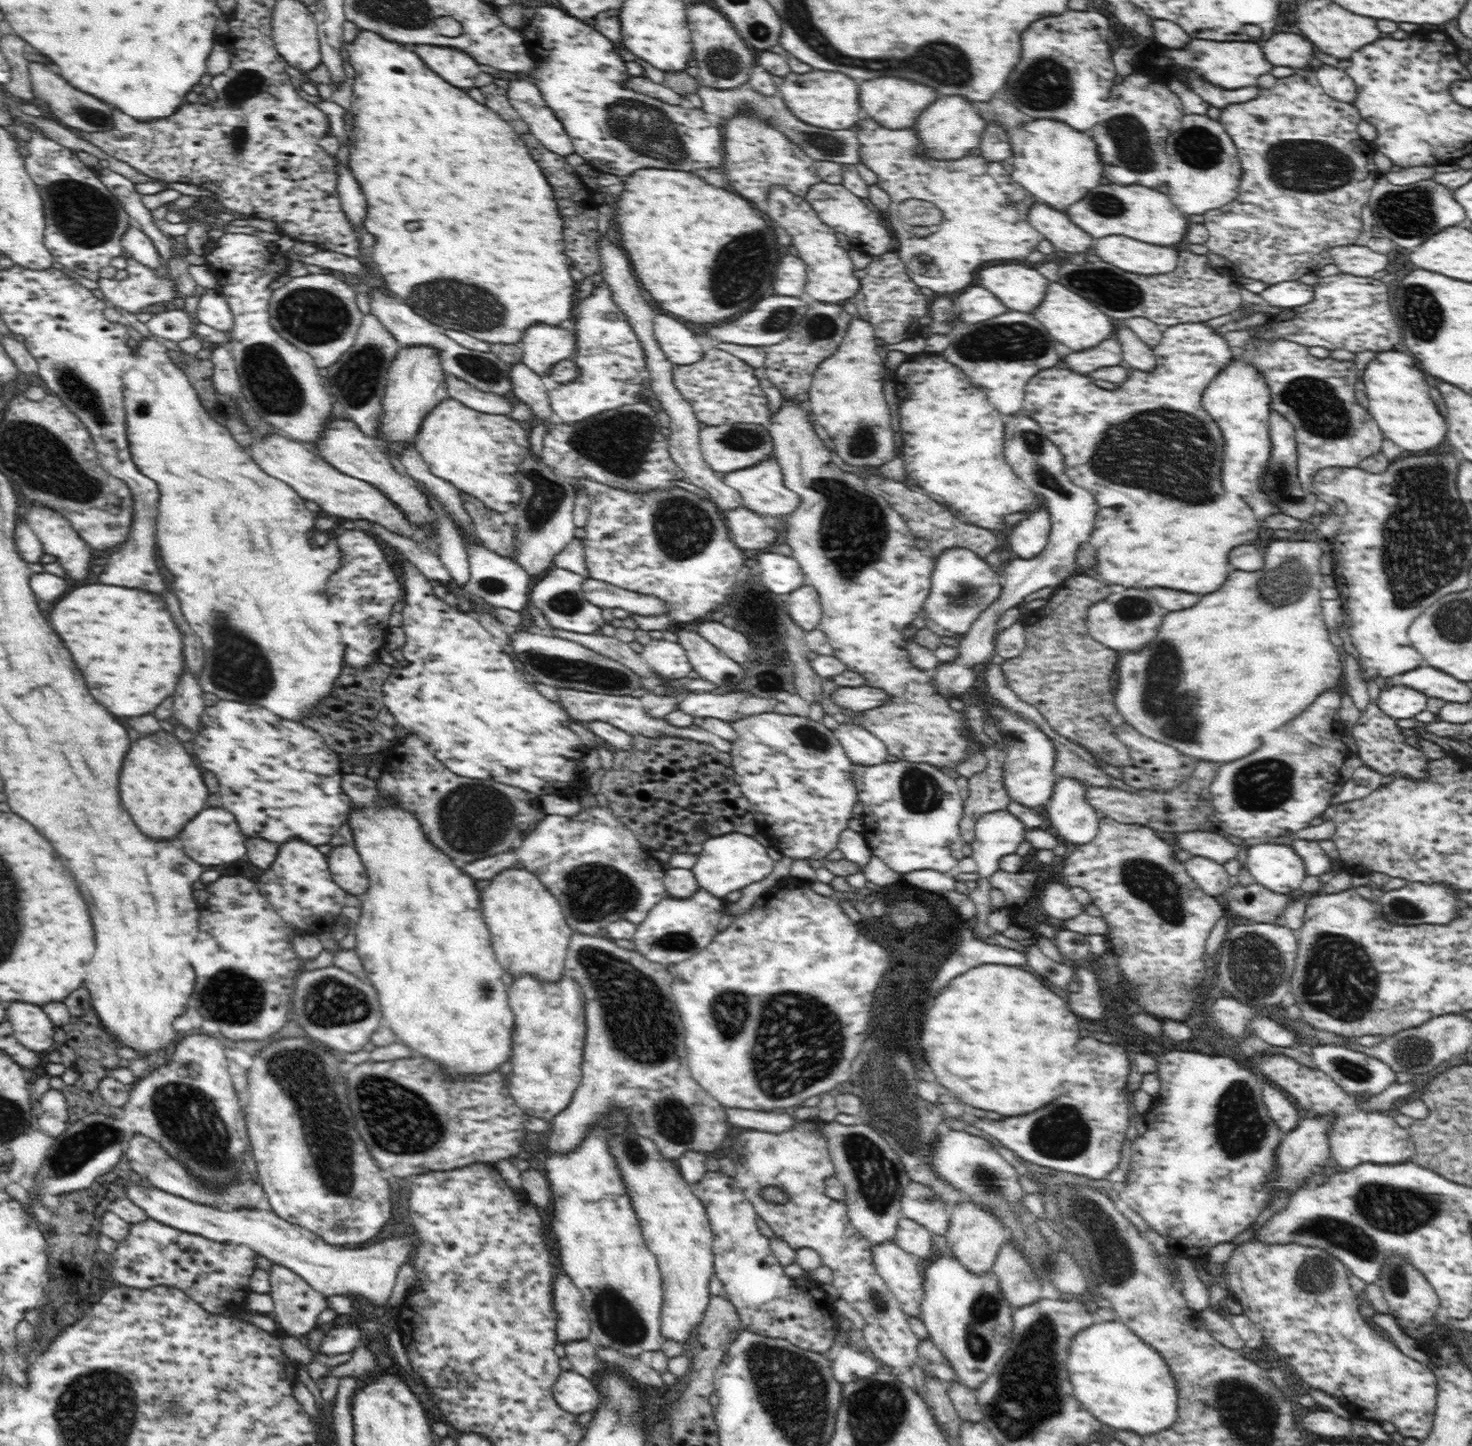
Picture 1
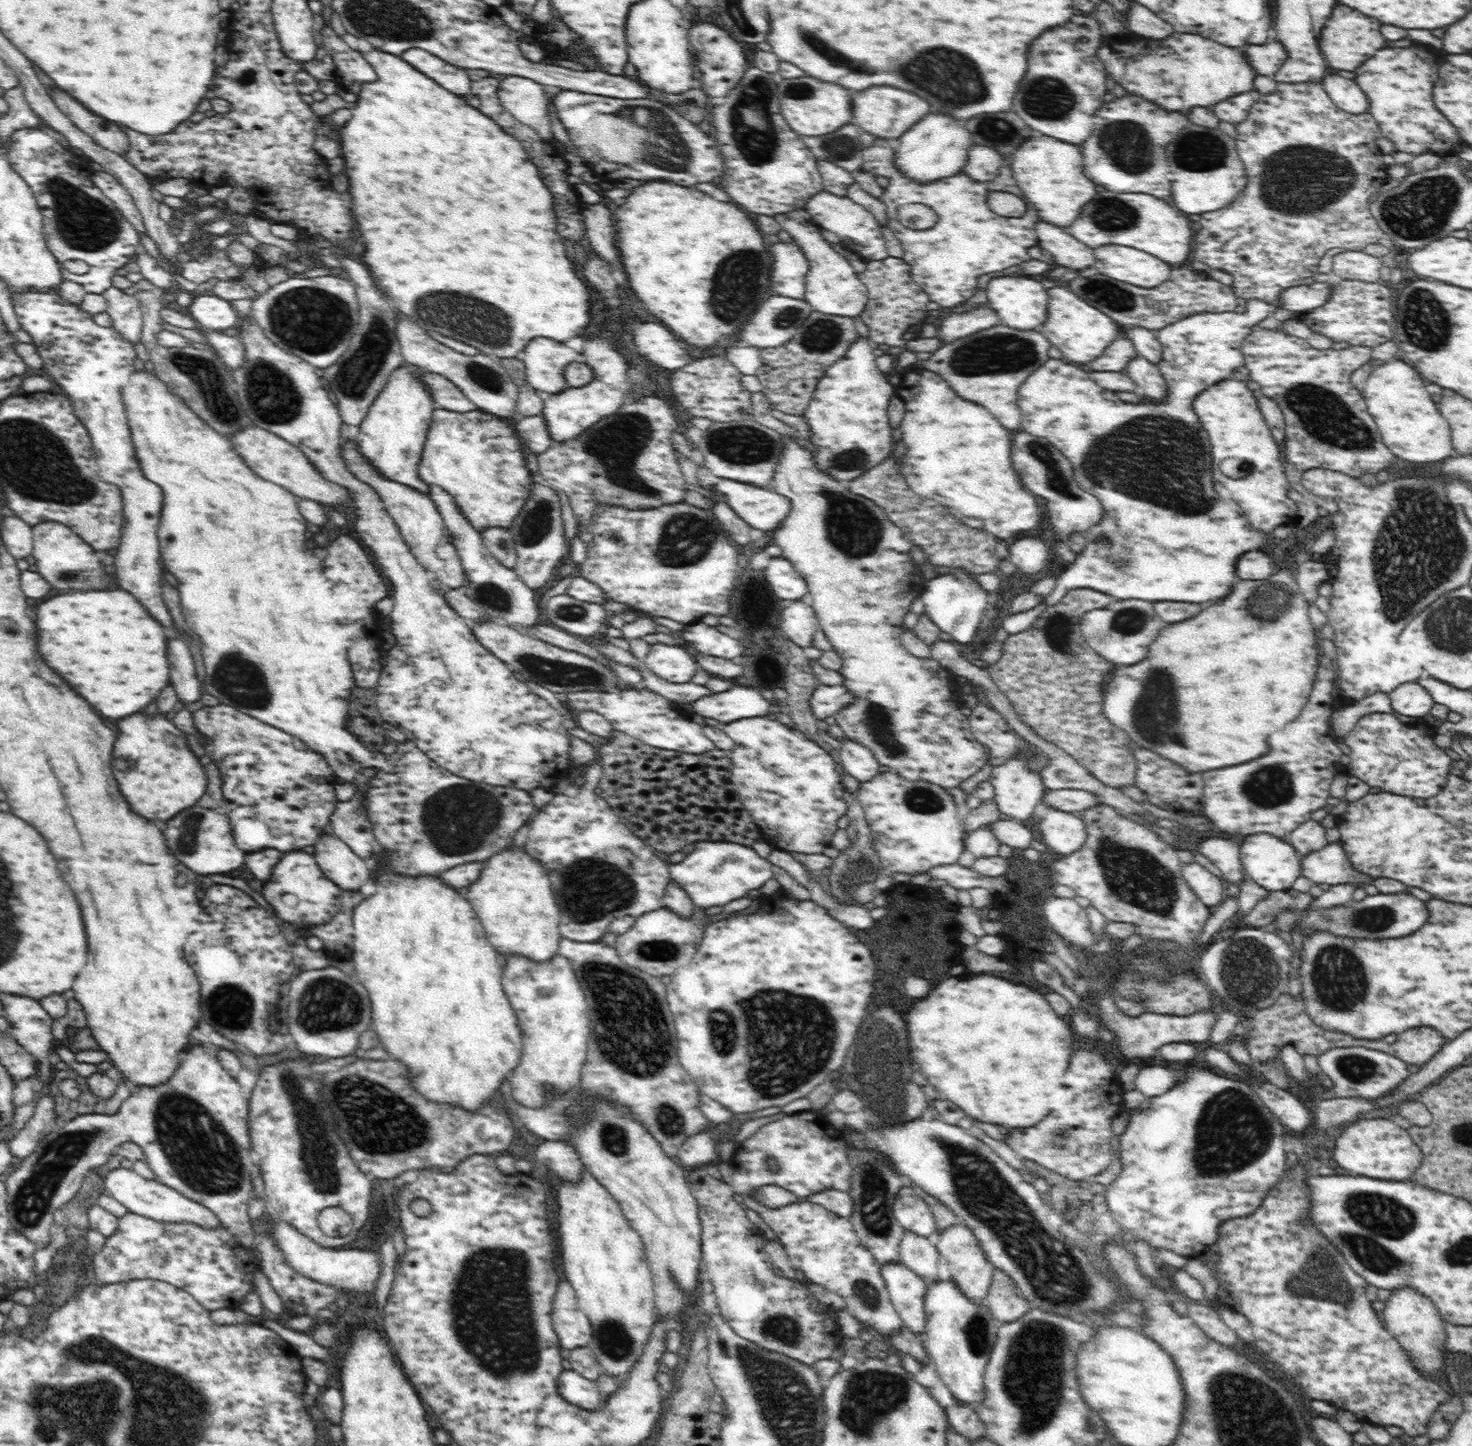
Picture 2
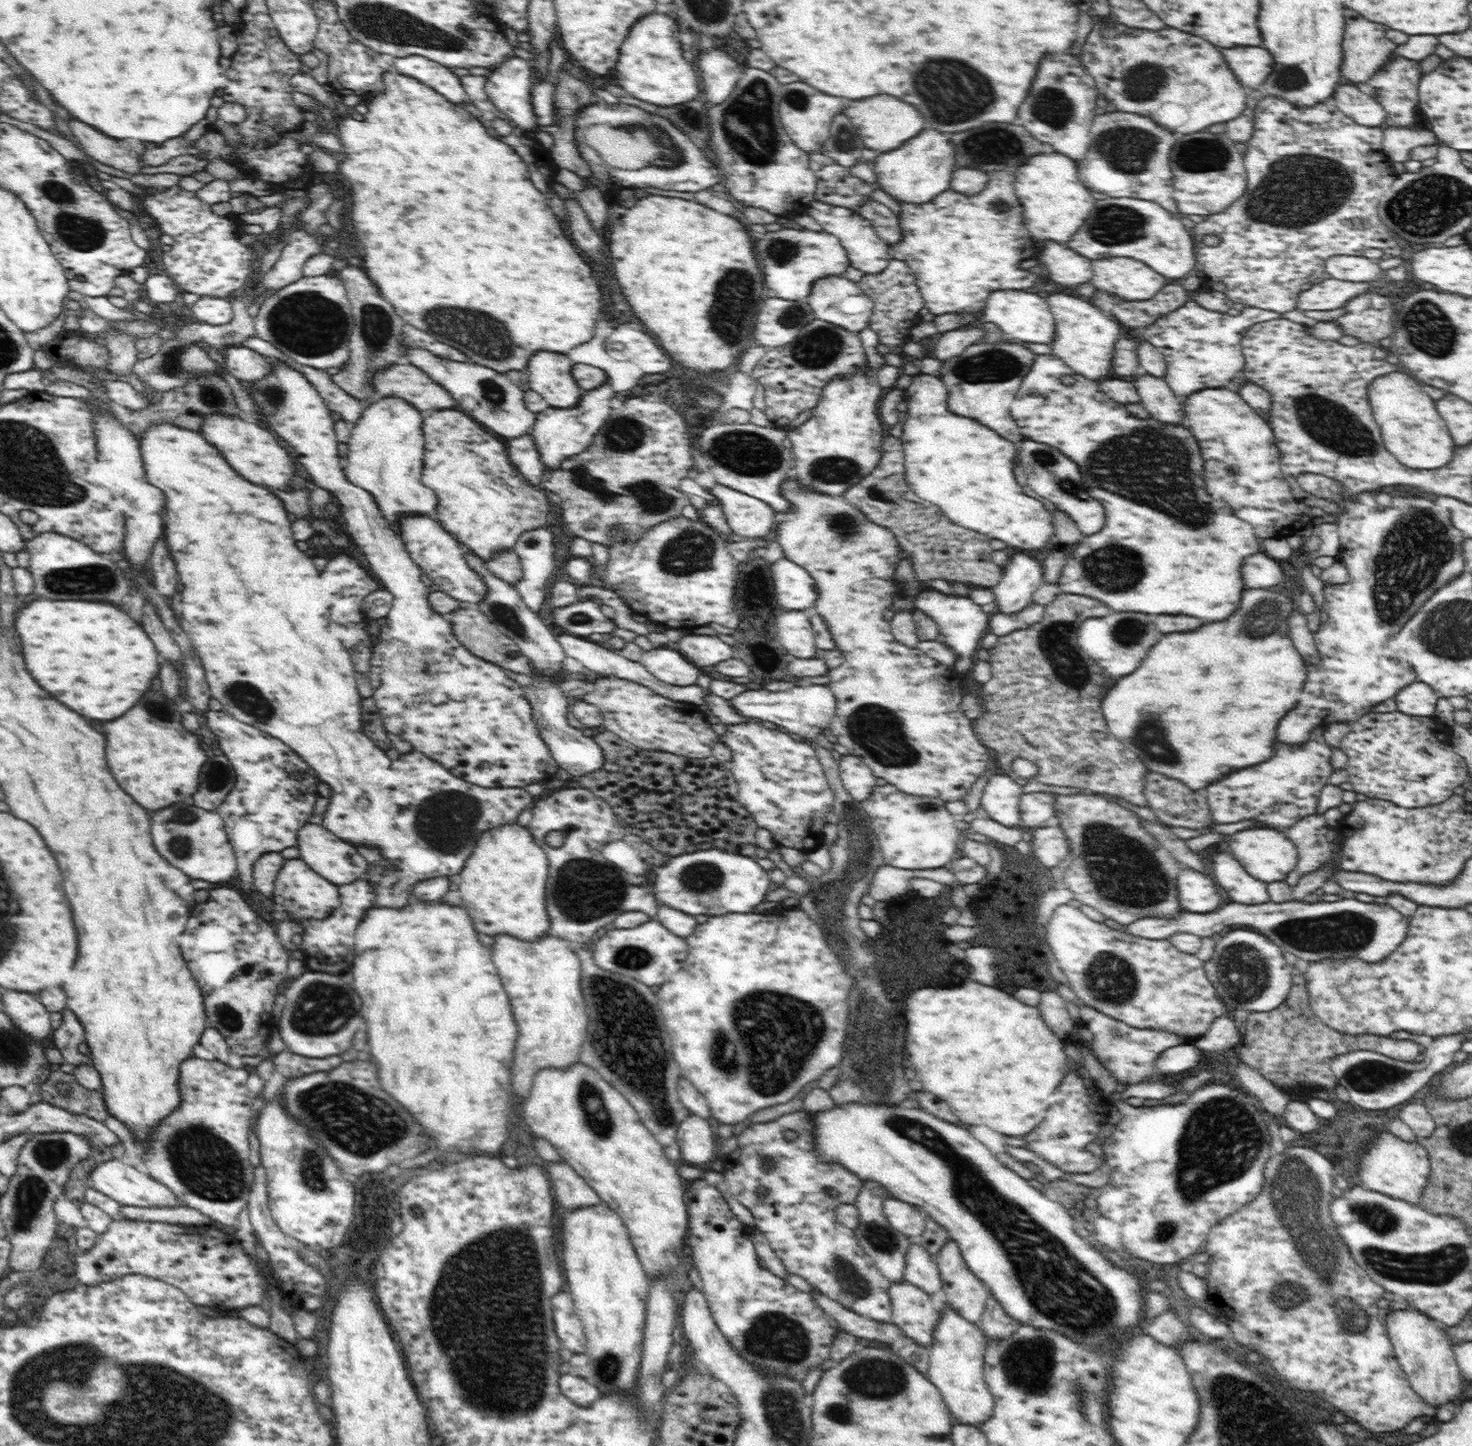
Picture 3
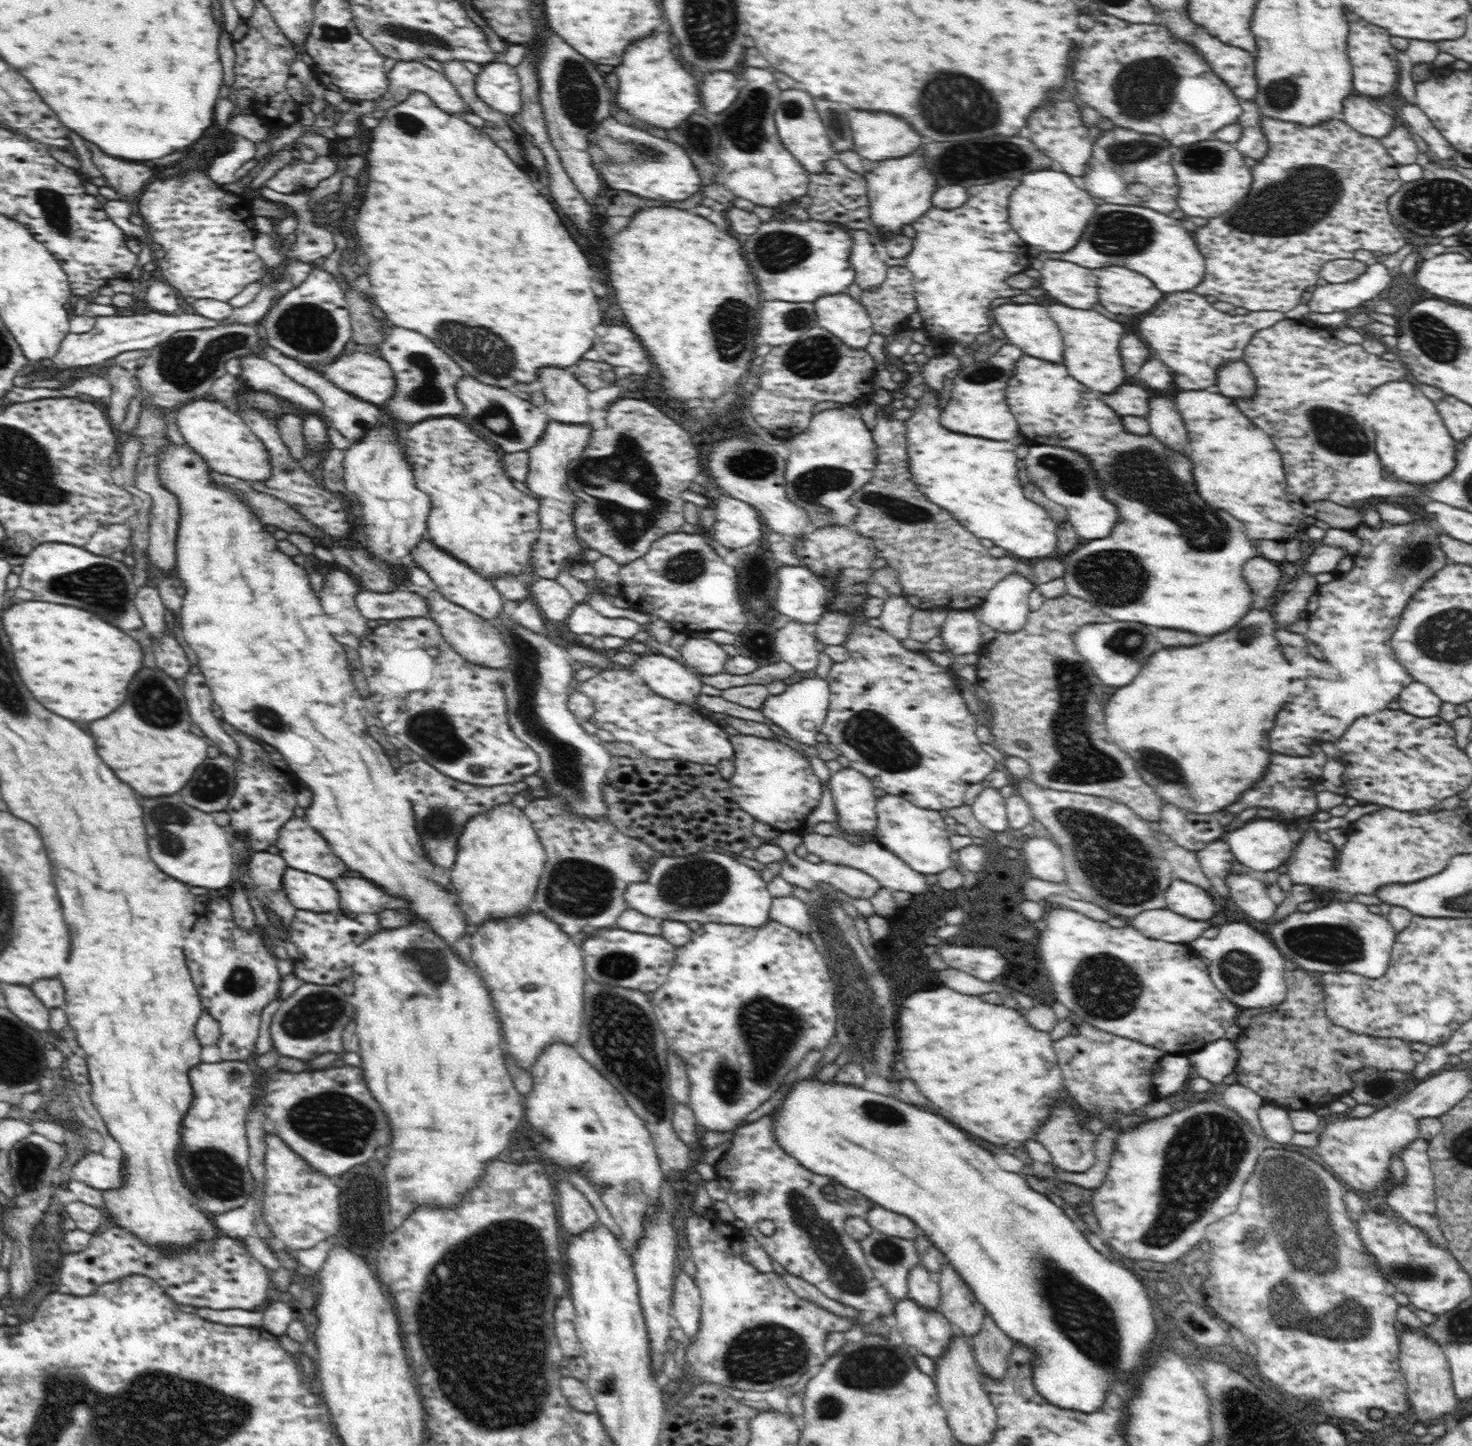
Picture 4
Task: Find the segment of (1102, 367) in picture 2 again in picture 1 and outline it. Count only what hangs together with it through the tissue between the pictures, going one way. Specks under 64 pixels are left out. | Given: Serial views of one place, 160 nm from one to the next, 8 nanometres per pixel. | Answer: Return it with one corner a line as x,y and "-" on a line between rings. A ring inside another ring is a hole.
1108,338
1100,341
1094,348
1068,354
1062,362
1078,374
1088,374
1105,366
1118,365
1122,360
1121,344
1116,339

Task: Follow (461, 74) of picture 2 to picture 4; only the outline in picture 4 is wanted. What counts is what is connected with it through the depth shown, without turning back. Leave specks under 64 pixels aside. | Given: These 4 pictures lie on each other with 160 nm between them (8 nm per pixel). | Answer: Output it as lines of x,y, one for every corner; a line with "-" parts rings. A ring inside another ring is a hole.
398,61
387,74
388,91
394,94
395,101
379,97
376,110
386,110
403,101
412,91
428,95
442,111
448,114
464,112
467,104
459,95
452,81
444,73
420,63
420,61

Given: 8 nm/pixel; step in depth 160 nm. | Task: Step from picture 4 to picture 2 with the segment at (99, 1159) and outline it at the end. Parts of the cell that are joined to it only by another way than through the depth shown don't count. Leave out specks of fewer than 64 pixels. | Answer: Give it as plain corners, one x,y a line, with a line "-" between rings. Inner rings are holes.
118,1168
111,1170
105,1177
106,1194
110,1194
118,1202
124,1204
129,1212
145,1216
158,1222
187,1222
188,1224
198,1225
206,1229
218,1229
223,1227
220,1219
210,1209
196,1201
189,1199
187,1196
180,1194
176,1189
170,1188
168,1185
158,1183
154,1180
144,1179
135,1171
126,1170
126,1168

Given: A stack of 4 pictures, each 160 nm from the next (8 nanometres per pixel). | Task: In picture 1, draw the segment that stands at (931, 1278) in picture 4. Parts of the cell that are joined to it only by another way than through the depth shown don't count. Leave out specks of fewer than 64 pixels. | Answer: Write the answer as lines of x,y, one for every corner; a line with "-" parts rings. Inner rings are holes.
902,1216
897,1220
896,1245
904,1249
904,1251
916,1256
918,1260
930,1258
932,1253
932,1234
925,1228
922,1223

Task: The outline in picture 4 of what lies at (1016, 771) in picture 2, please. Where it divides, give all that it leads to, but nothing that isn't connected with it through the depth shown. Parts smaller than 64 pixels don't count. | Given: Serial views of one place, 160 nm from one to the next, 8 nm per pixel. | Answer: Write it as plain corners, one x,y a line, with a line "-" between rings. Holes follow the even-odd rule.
984,787
974,799
971,810
975,818
992,831
1001,833
1008,827
1006,801
1000,789

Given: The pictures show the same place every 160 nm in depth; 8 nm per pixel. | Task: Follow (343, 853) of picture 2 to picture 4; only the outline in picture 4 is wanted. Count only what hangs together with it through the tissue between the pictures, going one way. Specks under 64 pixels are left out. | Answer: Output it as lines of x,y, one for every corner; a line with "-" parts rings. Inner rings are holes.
298,815
280,828
275,846
286,864
296,870
318,874
326,880
334,880
350,872
348,866
334,856
328,842

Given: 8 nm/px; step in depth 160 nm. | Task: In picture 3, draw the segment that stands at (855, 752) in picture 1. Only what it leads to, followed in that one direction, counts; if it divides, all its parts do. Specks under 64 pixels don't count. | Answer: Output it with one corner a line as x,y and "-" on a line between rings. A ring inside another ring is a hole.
841,756
838,764
838,775
844,783
844,790
854,797
858,804
872,796
874,788
886,784
872,773
872,769
858,756

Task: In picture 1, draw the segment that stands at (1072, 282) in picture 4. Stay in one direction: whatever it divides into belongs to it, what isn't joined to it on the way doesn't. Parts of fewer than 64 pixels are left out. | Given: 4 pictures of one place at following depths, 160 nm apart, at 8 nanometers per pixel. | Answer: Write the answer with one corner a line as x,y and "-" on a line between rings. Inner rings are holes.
1036,201
1028,210
1028,222
1062,252
1081,253
1092,250
1095,239
1082,232
1064,212

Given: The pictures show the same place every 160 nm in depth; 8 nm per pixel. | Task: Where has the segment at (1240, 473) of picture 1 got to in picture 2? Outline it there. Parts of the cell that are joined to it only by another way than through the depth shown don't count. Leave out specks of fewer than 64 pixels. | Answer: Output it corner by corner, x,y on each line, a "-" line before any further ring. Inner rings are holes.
1221,380
1198,395
1194,412
1206,428
1212,444
1212,460
1220,464
1224,458
1239,458
1249,467
1248,476
1228,478
1214,466
1214,488
1222,498
1232,498
1246,512
1250,524
1256,530
1270,532
1280,524
1294,524
1297,506
1286,498
1290,482
1284,474
1284,457
1279,444
1274,440
1270,427
1257,404
1256,394
1246,385
1247,381

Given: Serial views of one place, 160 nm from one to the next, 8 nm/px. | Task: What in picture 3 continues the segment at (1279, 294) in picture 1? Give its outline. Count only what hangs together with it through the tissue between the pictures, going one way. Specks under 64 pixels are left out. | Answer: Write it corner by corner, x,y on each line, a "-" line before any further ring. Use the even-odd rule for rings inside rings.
1335,278
1324,279
1300,293
1299,310
1334,310
1345,305
1348,299
1372,289
1372,282
1348,282

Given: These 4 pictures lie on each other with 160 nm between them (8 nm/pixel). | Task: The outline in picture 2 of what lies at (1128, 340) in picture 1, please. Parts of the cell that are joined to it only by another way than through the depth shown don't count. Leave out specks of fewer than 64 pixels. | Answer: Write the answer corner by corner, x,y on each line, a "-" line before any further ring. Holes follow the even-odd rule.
1136,355
1126,365
1126,374
1138,384
1142,390
1141,396
1152,400
1162,400
1166,396
1166,380
1156,364
1146,360
1142,355

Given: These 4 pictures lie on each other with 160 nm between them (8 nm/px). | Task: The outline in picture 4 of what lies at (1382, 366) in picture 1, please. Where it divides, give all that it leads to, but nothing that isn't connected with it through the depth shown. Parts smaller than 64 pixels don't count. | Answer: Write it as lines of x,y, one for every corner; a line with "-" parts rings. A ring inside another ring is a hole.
1396,381
1376,387
1368,394
1360,412
1364,414
1364,424
1376,430
1376,452
1384,470
1400,481
1416,484
1438,482
1456,466
1456,442
1450,438
1434,402
1414,384

